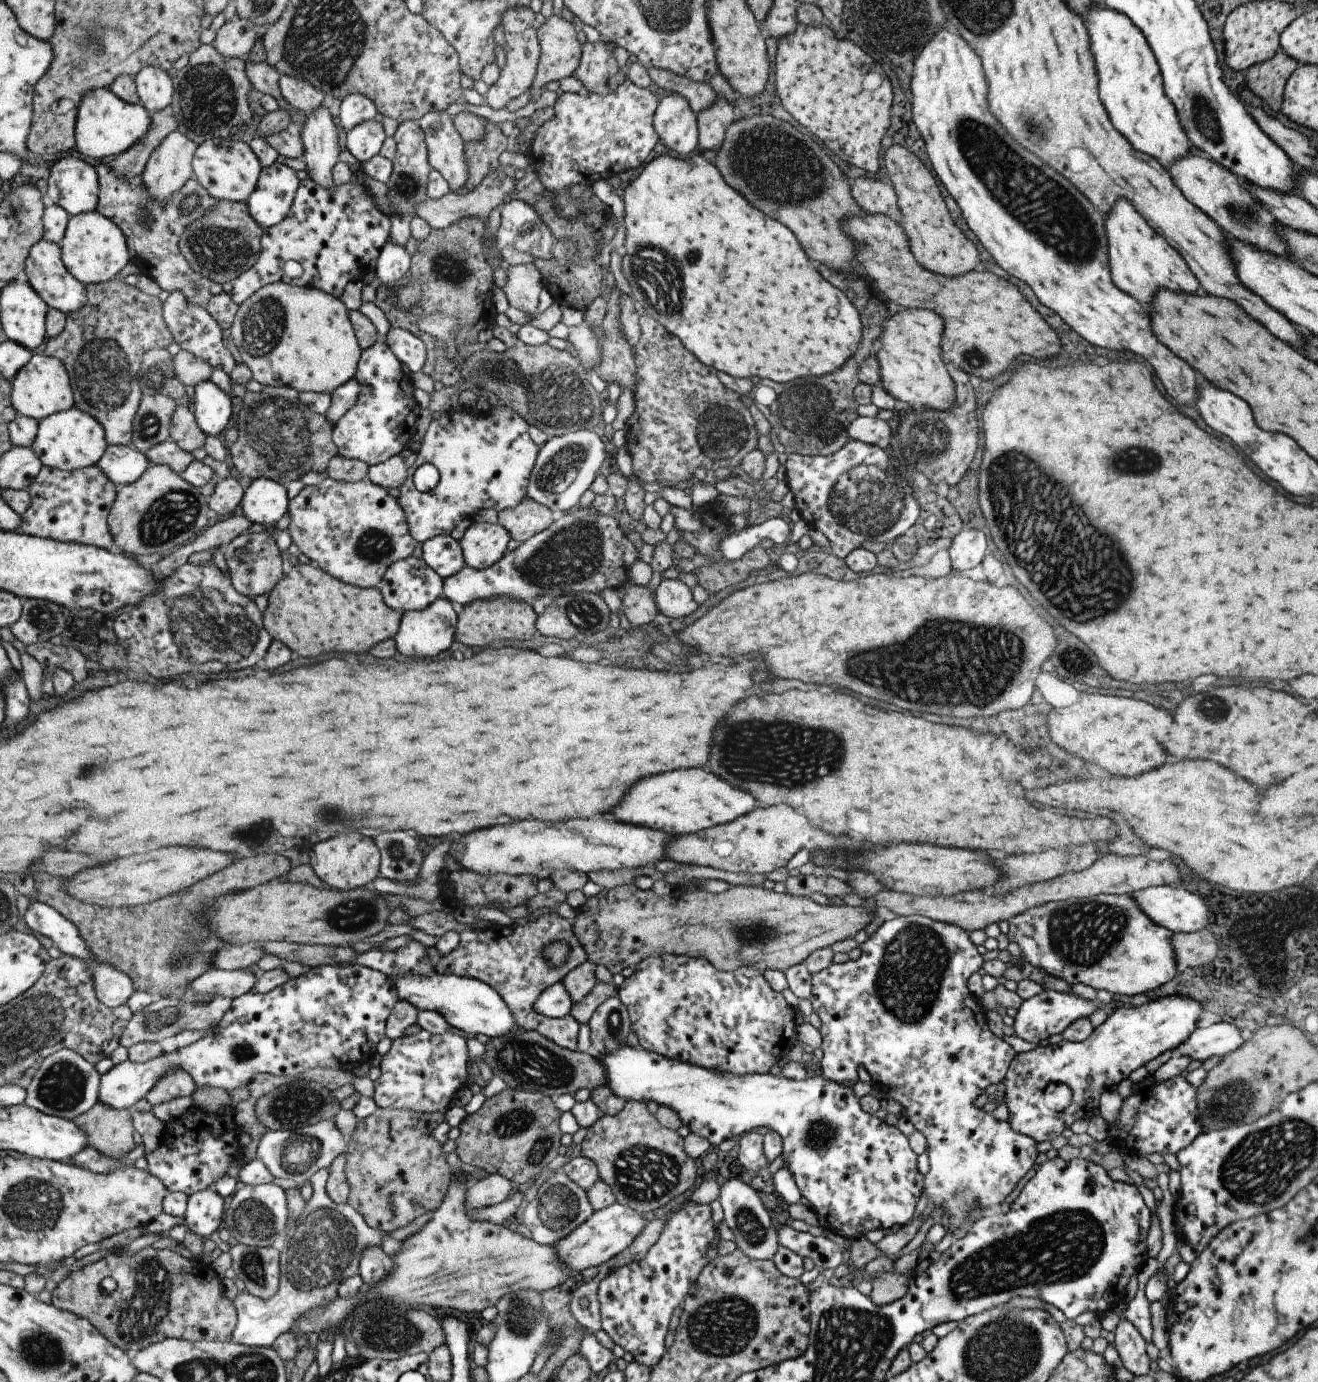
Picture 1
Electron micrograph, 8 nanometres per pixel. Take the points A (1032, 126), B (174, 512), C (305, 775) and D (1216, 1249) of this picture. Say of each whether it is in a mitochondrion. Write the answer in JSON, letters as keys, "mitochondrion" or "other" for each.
{"A":"mitochondrion","B":"mitochondrion","C":"other","D":"other"}

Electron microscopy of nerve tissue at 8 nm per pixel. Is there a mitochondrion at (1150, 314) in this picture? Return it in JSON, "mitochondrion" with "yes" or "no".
{"mitochondrion":"no"}

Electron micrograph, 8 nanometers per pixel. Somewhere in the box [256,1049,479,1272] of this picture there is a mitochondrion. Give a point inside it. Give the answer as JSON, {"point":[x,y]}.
{"point":[295,1102]}

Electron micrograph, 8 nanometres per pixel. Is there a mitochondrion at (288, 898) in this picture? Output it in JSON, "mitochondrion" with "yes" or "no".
{"mitochondrion":"no"}

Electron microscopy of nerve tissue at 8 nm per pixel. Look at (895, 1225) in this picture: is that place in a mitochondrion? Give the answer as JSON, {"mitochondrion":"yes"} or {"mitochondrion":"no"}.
{"mitochondrion":"no"}

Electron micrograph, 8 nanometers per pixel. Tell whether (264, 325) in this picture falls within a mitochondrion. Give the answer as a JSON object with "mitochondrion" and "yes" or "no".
{"mitochondrion":"yes"}

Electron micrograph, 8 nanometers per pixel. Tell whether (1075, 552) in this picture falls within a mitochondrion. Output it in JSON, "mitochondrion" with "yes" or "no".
{"mitochondrion":"yes"}

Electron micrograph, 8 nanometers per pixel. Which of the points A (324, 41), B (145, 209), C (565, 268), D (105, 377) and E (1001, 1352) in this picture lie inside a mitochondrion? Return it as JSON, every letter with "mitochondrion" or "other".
{"A":"mitochondrion","B":"mitochondrion","C":"other","D":"mitochondrion","E":"mitochondrion"}

